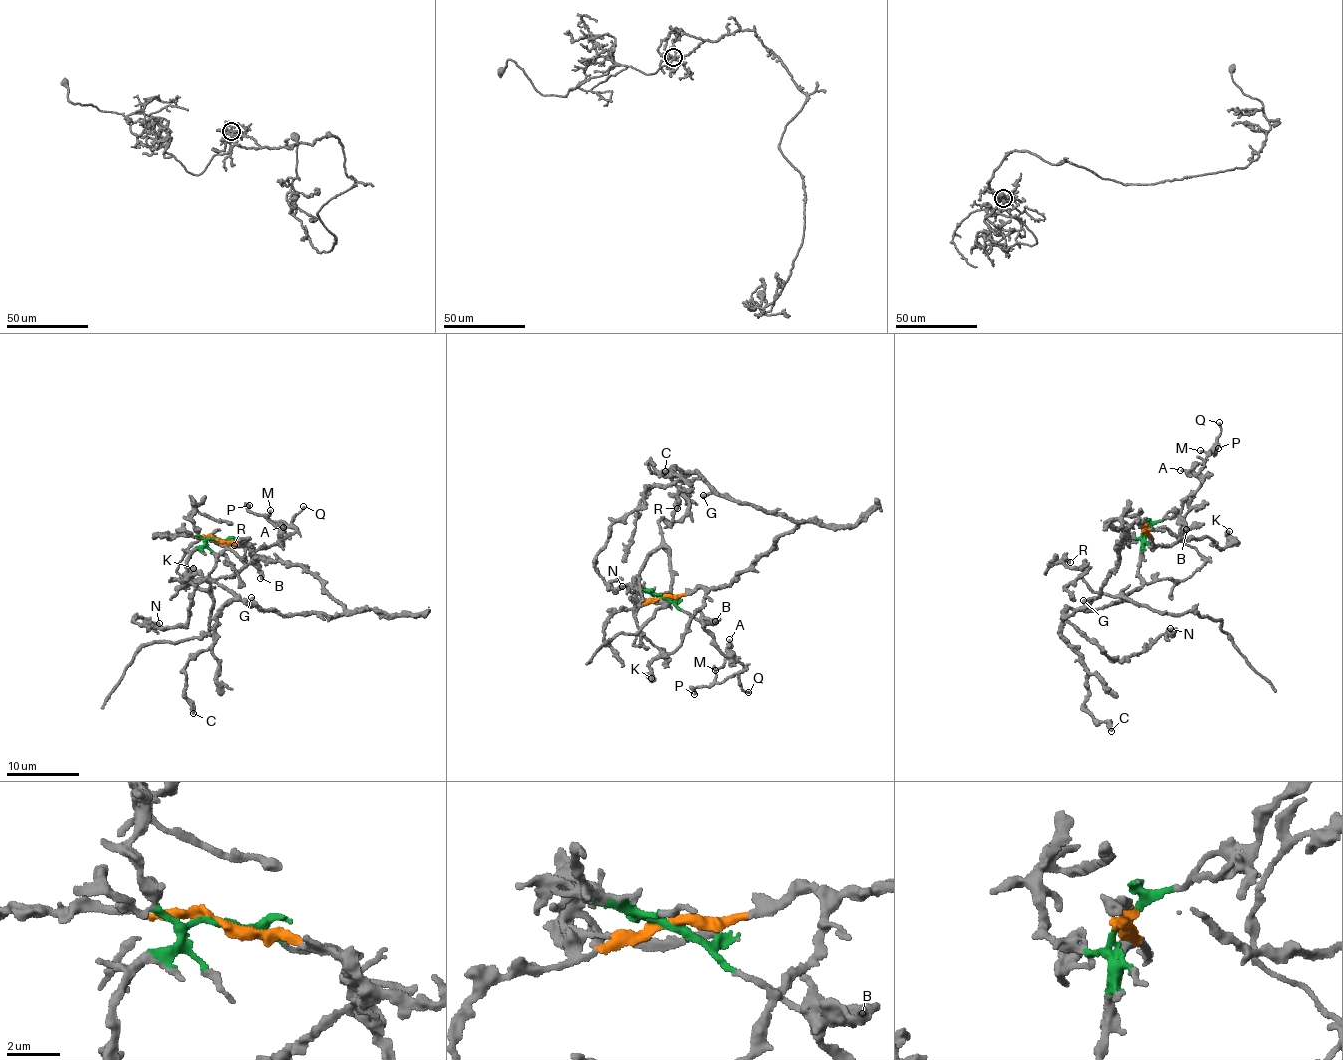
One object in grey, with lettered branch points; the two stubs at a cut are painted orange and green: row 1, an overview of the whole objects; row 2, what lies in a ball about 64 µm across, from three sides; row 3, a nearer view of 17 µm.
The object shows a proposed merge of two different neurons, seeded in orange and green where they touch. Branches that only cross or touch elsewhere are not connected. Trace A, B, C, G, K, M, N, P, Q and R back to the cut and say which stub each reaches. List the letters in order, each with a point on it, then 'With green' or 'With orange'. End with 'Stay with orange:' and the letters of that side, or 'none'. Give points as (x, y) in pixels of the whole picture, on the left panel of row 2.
A: Place: (283, 527). With green
B: Place: (260, 578). With green
C: Place: (193, 713). With orange
G: Place: (251, 597). With orange
K: Place: (193, 568). With orange
M: Place: (270, 510). With green
N: Place: (159, 623). With orange
P: Place: (249, 505). With green
Q: Place: (303, 506). With green
R: Place: (234, 545). With green
Stay with orange: C, G, K, N

